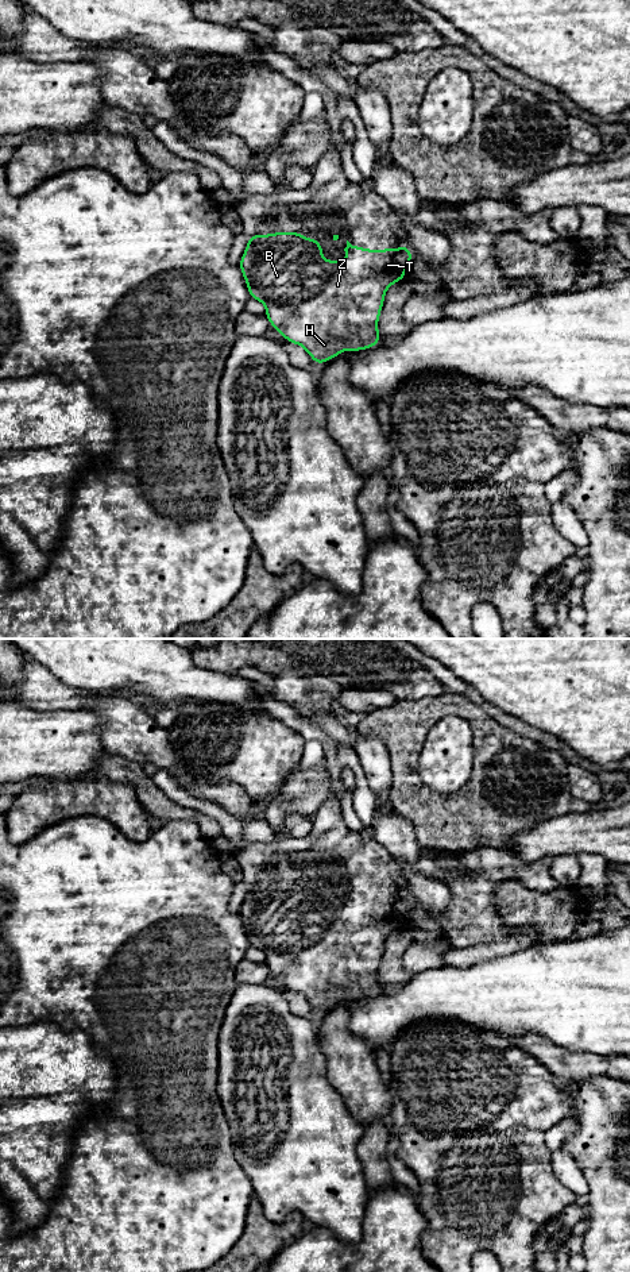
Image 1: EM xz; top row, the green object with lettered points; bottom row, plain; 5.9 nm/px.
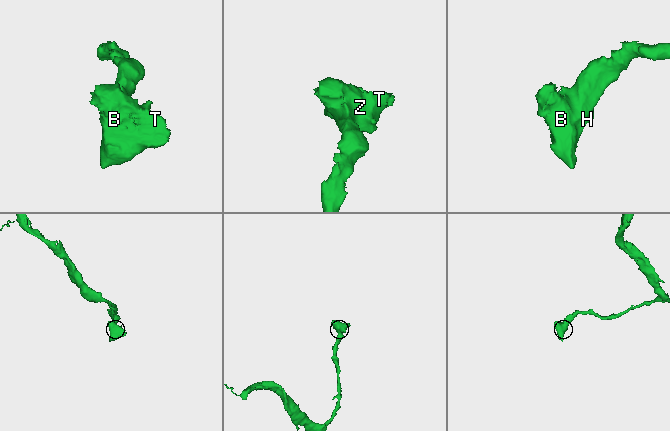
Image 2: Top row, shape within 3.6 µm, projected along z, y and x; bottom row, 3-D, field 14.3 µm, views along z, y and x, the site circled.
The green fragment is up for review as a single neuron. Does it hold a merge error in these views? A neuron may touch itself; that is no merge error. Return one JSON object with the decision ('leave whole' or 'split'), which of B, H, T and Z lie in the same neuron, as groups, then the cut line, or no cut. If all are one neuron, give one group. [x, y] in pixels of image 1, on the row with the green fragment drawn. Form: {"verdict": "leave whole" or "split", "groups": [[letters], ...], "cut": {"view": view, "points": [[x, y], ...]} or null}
{"verdict": "leave whole", "groups": [["B", "H", "T", "Z"]], "cut": null}

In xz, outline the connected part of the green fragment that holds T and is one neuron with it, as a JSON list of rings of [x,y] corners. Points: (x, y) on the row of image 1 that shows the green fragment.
[[[298,231],[255,234],[248,236],[239,262],[250,298],[263,302],[271,327],[287,342],[304,347],[316,365],[336,358],[341,351],[372,348],[382,340],[378,321],[386,290],[405,280],[407,265],[414,259],[405,243],[378,253],[347,240],[344,251],[345,261],[324,261],[321,242],[305,239]]]

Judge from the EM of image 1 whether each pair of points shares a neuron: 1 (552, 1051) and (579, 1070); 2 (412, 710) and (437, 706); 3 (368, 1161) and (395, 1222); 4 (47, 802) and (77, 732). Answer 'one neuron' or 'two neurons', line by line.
1: one neuron
2: one neuron
3: two neurons
4: two neurons

